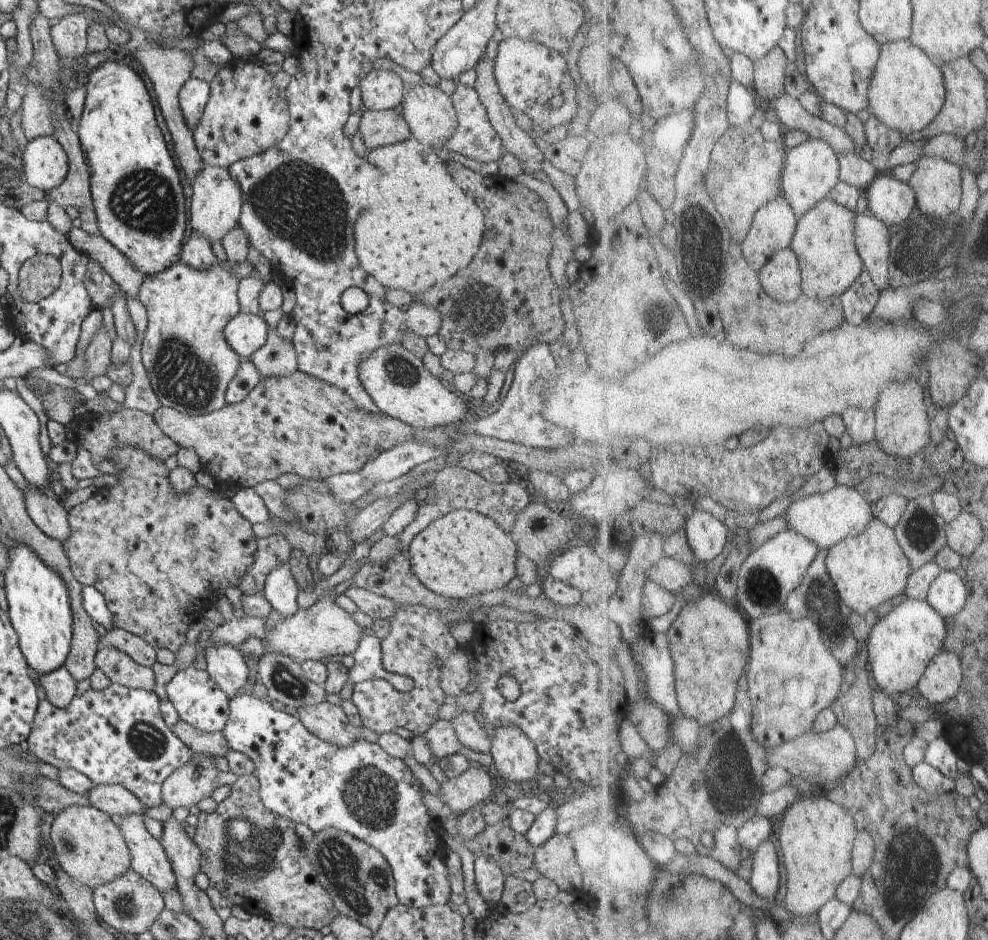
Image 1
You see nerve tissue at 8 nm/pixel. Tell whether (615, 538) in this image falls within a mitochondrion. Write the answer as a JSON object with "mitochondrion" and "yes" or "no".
{"mitochondrion":"no"}

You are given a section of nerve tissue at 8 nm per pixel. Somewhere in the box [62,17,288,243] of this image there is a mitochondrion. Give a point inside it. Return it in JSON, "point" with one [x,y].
{"point":[143,200]}

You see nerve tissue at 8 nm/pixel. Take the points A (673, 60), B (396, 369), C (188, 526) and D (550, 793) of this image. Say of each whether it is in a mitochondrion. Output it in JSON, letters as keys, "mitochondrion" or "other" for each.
{"A":"mitochondrion","B":"mitochondrion","C":"mitochondrion","D":"other"}

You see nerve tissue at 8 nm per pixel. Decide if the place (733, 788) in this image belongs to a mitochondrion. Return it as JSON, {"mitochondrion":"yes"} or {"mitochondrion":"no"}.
{"mitochondrion":"yes"}

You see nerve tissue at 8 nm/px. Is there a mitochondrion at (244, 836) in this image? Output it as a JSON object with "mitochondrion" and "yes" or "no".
{"mitochondrion":"yes"}

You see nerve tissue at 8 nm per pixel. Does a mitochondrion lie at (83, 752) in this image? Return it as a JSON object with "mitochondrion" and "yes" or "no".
{"mitochondrion":"no"}

